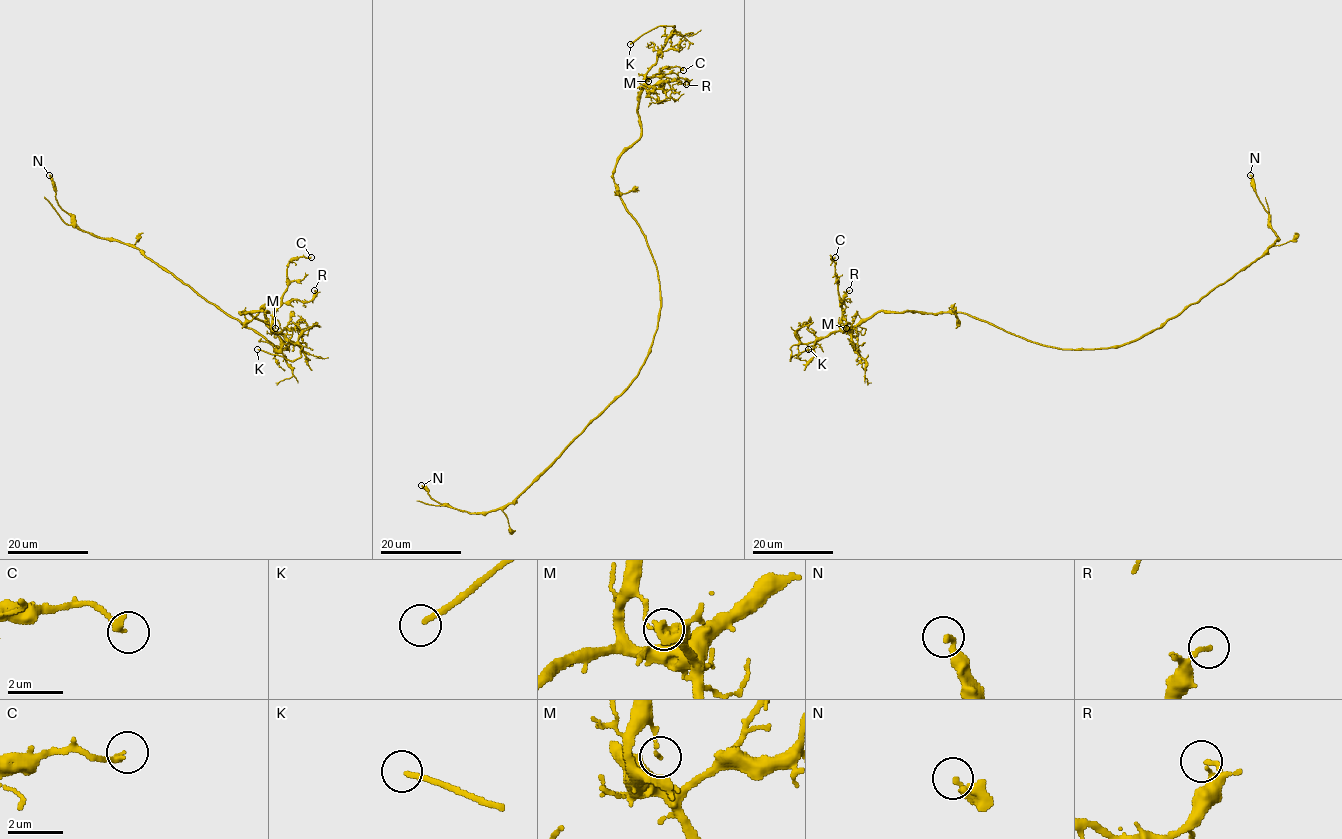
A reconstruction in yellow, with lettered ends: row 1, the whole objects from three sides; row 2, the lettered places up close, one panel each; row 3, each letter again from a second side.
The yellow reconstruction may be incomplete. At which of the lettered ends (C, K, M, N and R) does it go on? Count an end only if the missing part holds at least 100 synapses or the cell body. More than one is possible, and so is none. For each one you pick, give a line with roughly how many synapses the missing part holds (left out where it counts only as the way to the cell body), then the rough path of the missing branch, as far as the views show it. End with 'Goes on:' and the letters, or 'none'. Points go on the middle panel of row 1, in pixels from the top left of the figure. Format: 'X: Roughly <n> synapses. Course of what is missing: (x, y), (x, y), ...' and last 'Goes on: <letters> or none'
K: Course of what is missing: (630, 44), (598, 66)
Goes on: K

